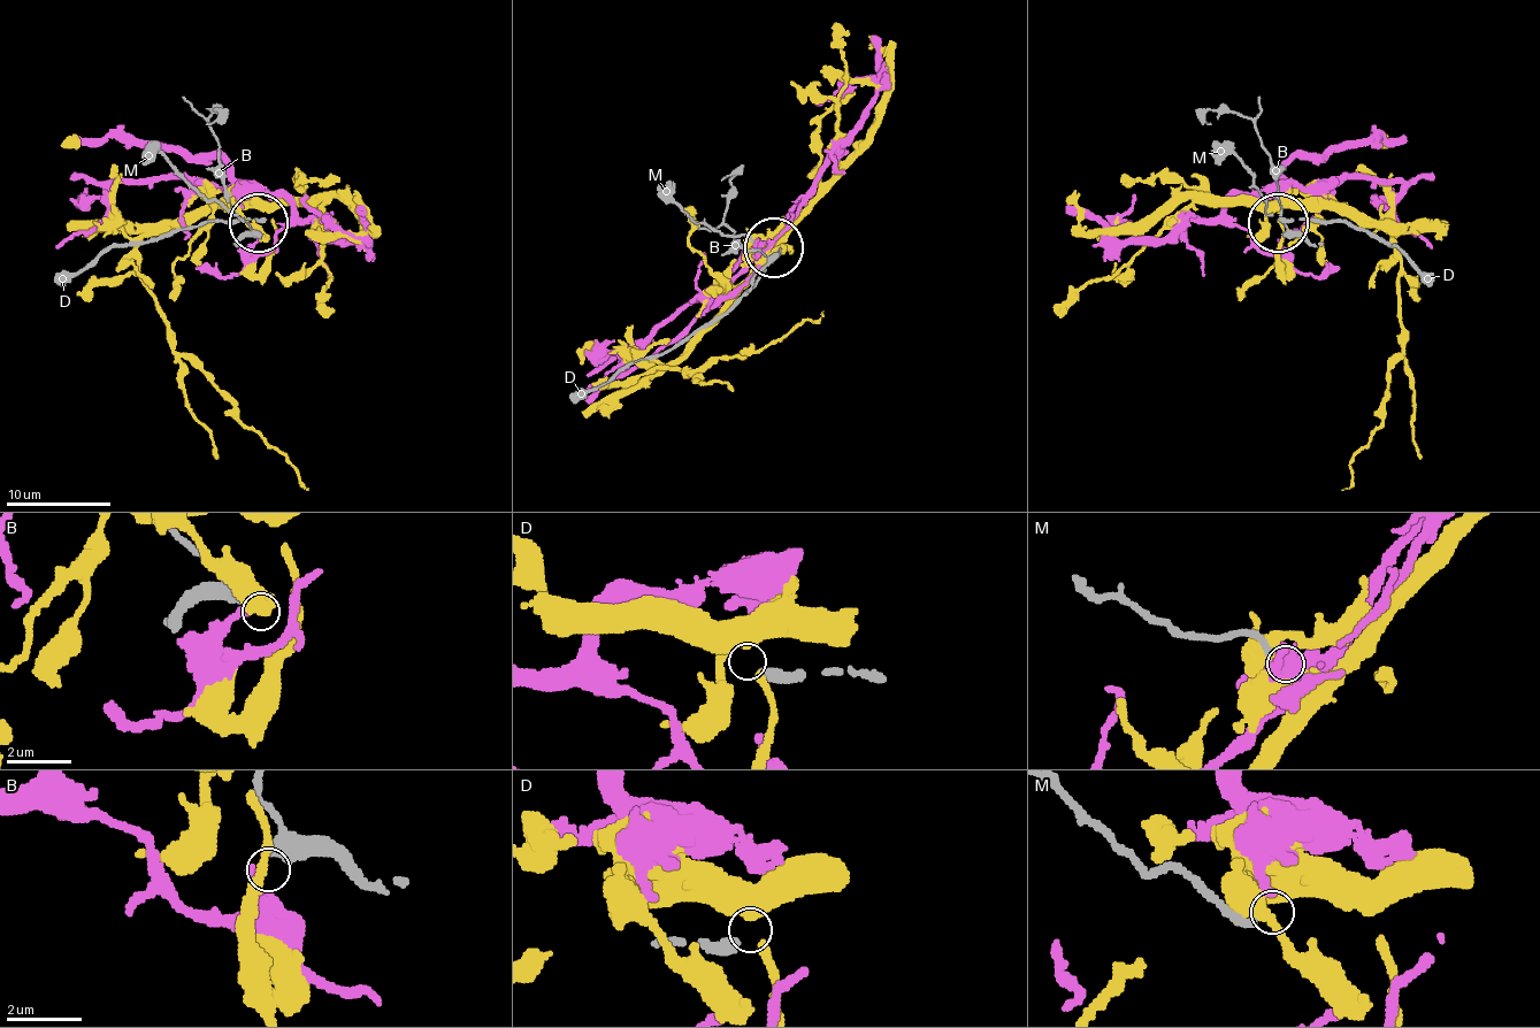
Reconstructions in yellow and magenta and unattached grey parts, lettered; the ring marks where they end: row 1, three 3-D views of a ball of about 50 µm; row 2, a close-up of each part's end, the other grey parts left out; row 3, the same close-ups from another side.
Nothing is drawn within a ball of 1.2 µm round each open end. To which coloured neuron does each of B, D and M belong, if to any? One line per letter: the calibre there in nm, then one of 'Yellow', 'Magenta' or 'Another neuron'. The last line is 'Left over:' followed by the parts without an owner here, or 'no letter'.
B: Thickness 440 nm. Another neuron
D: Thickness 300 nm. Another neuron
M: Thickness 220 nm. Another neuron
Left over: B, D, M

